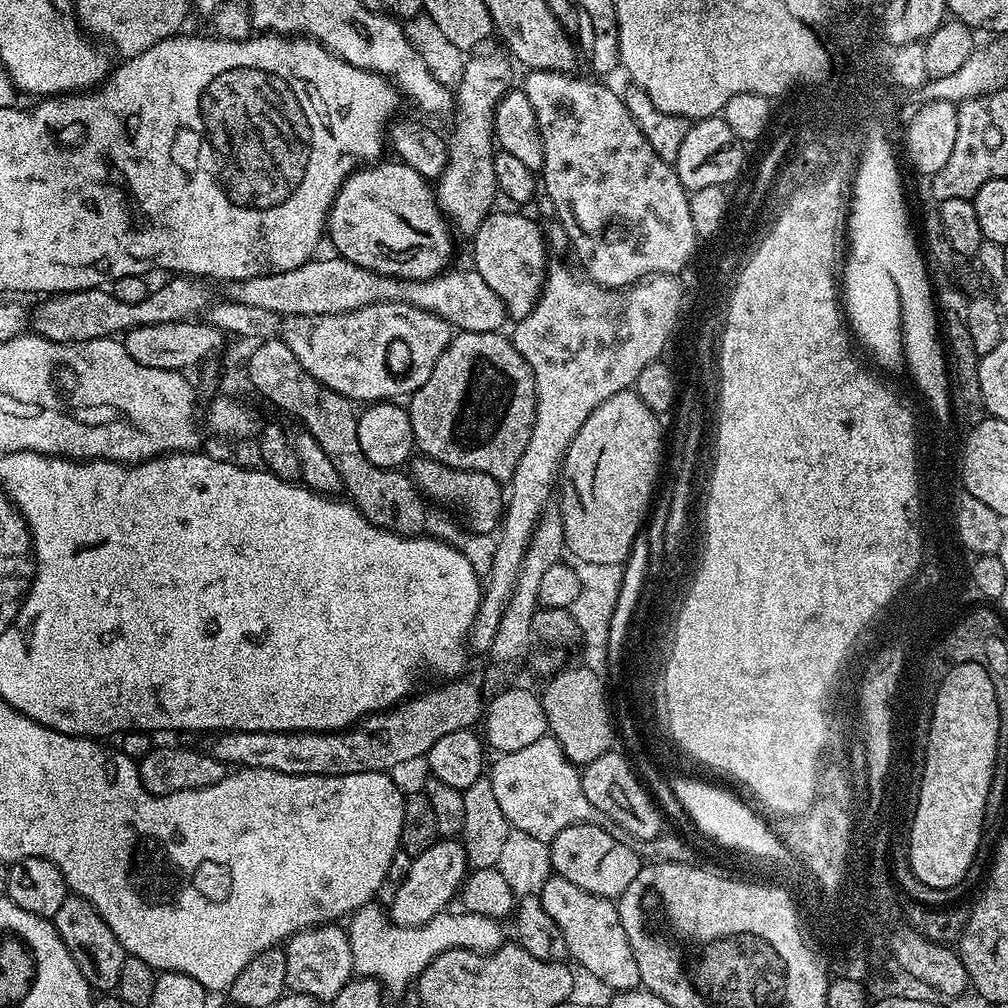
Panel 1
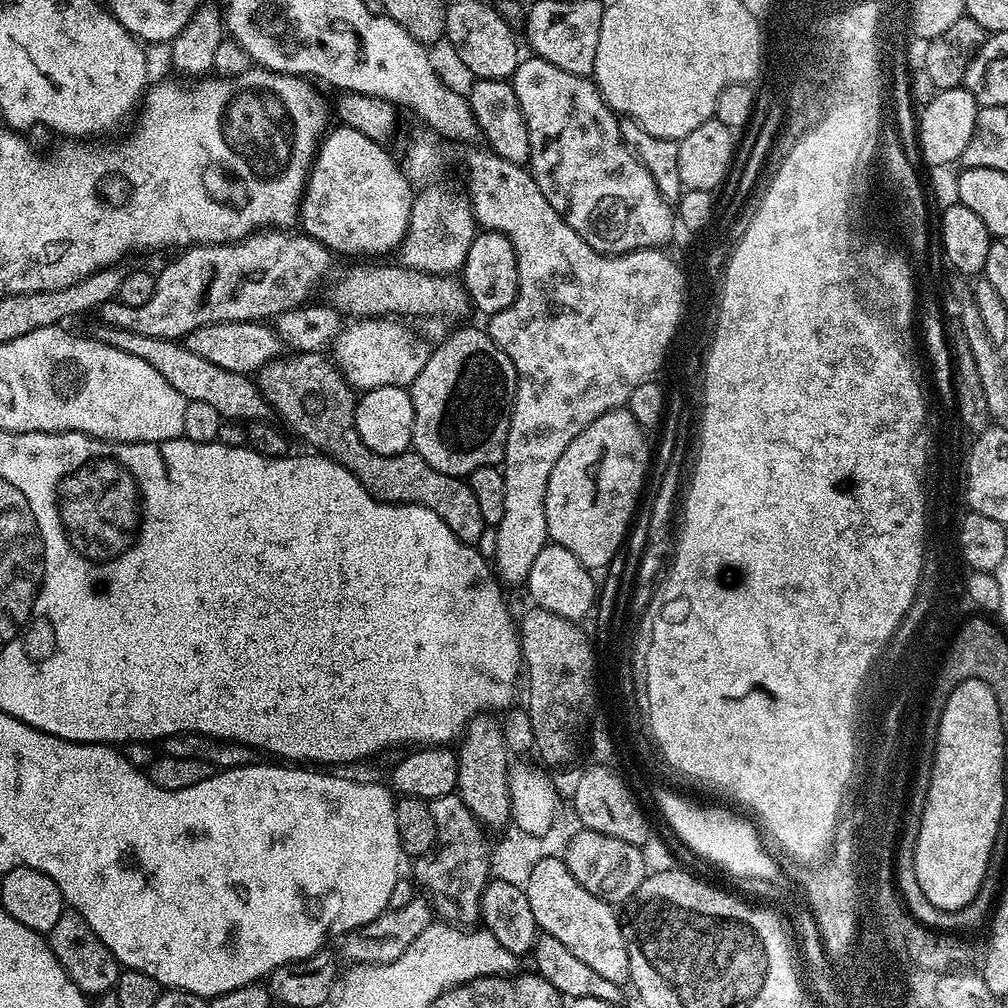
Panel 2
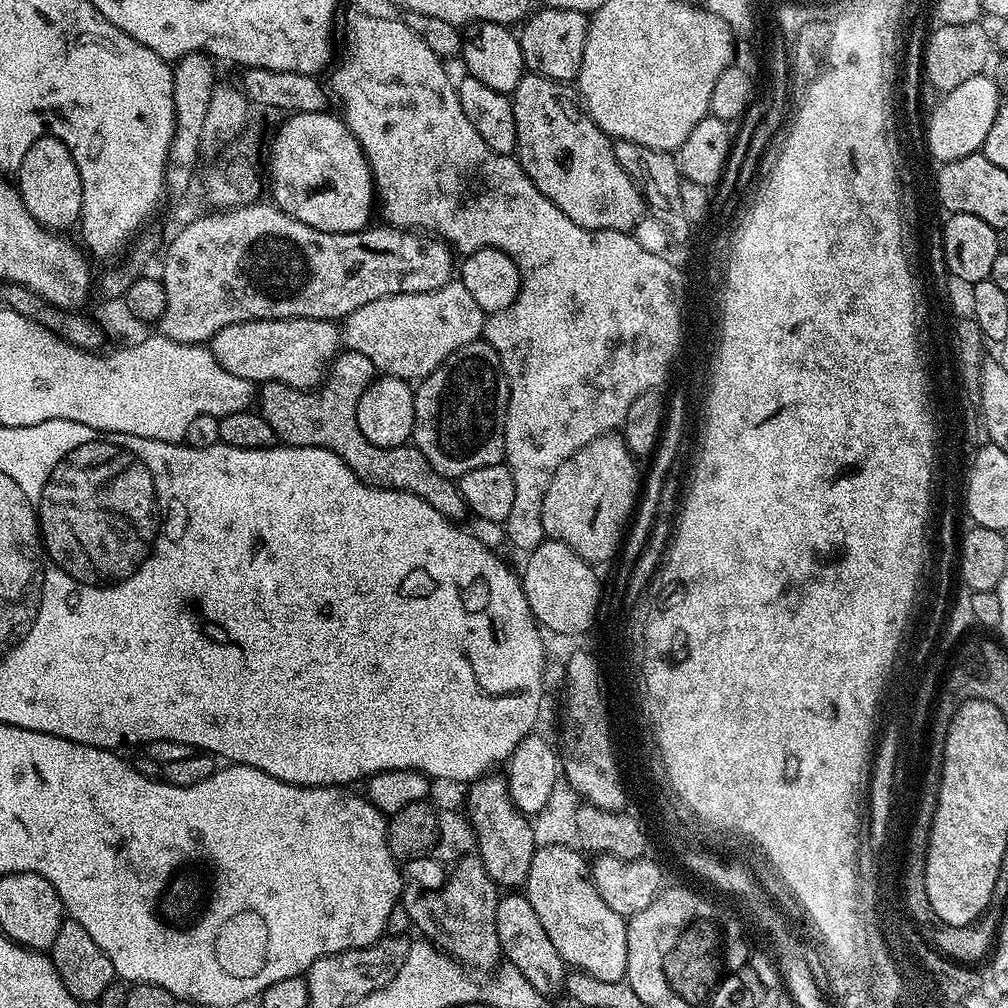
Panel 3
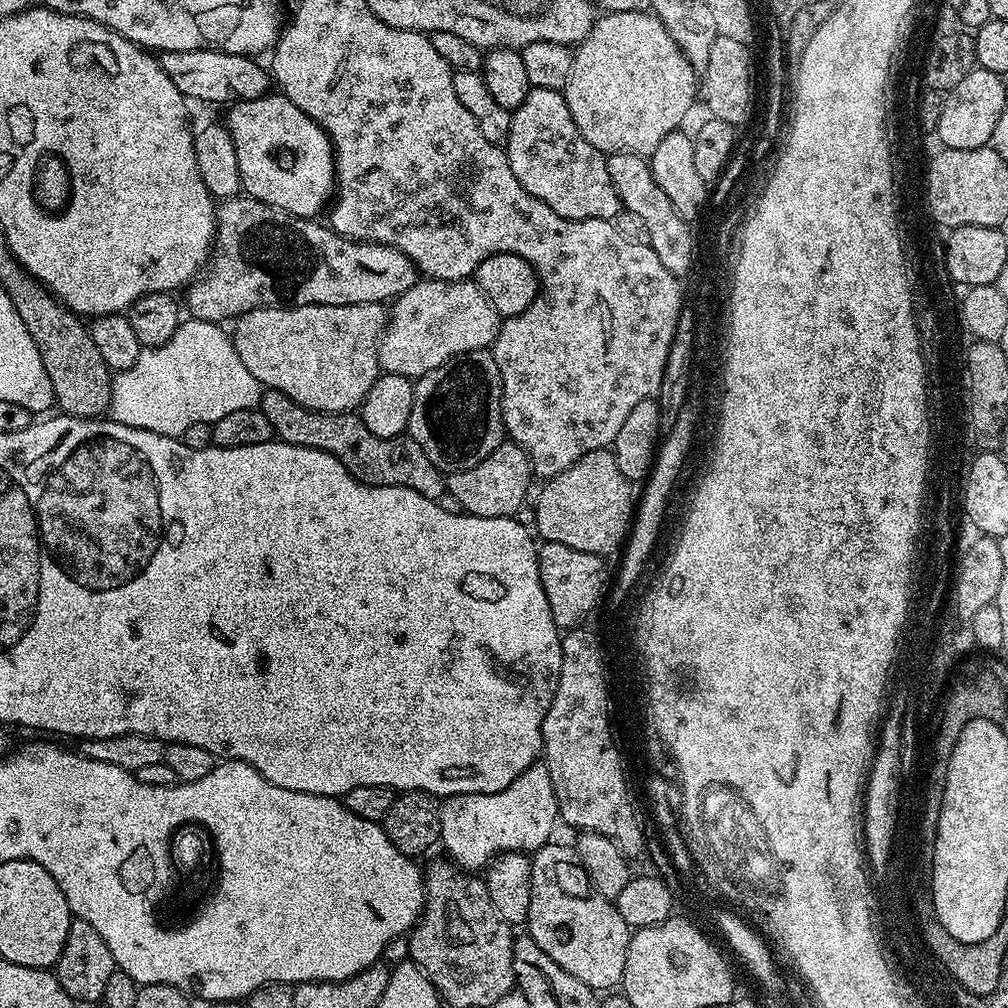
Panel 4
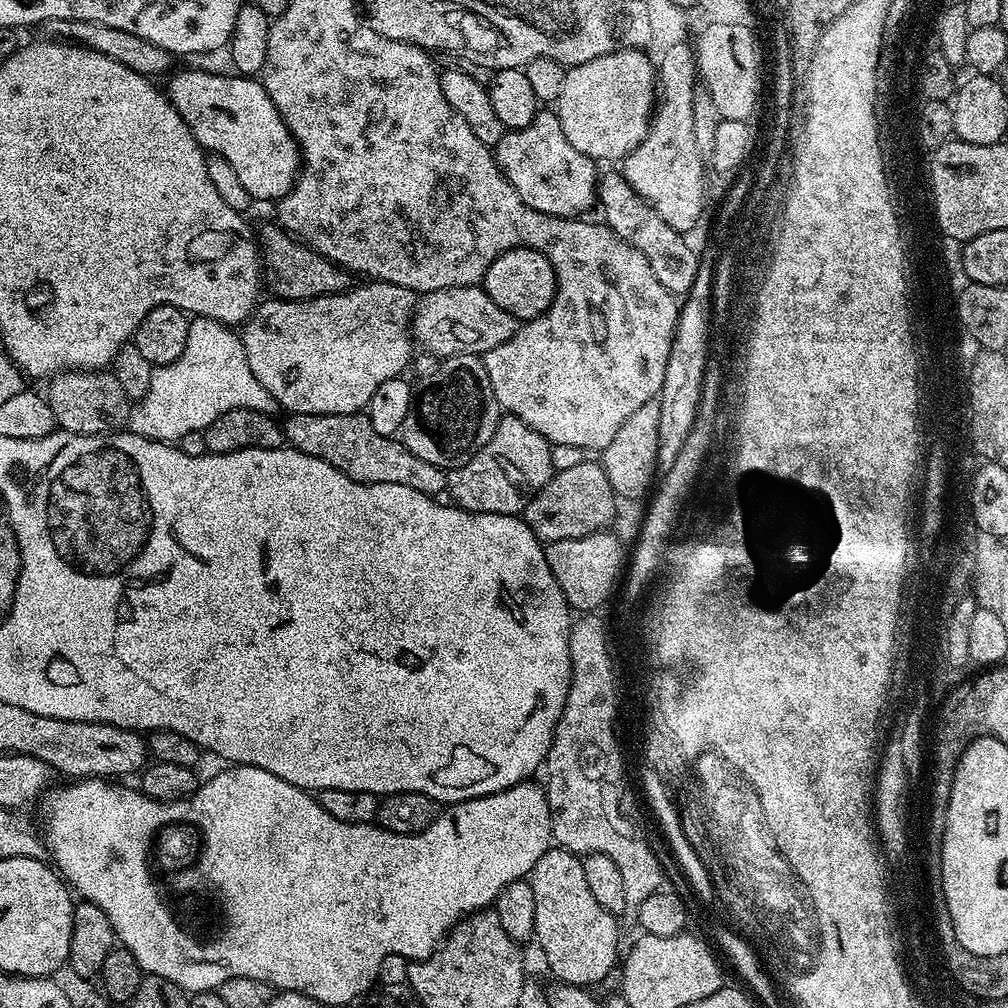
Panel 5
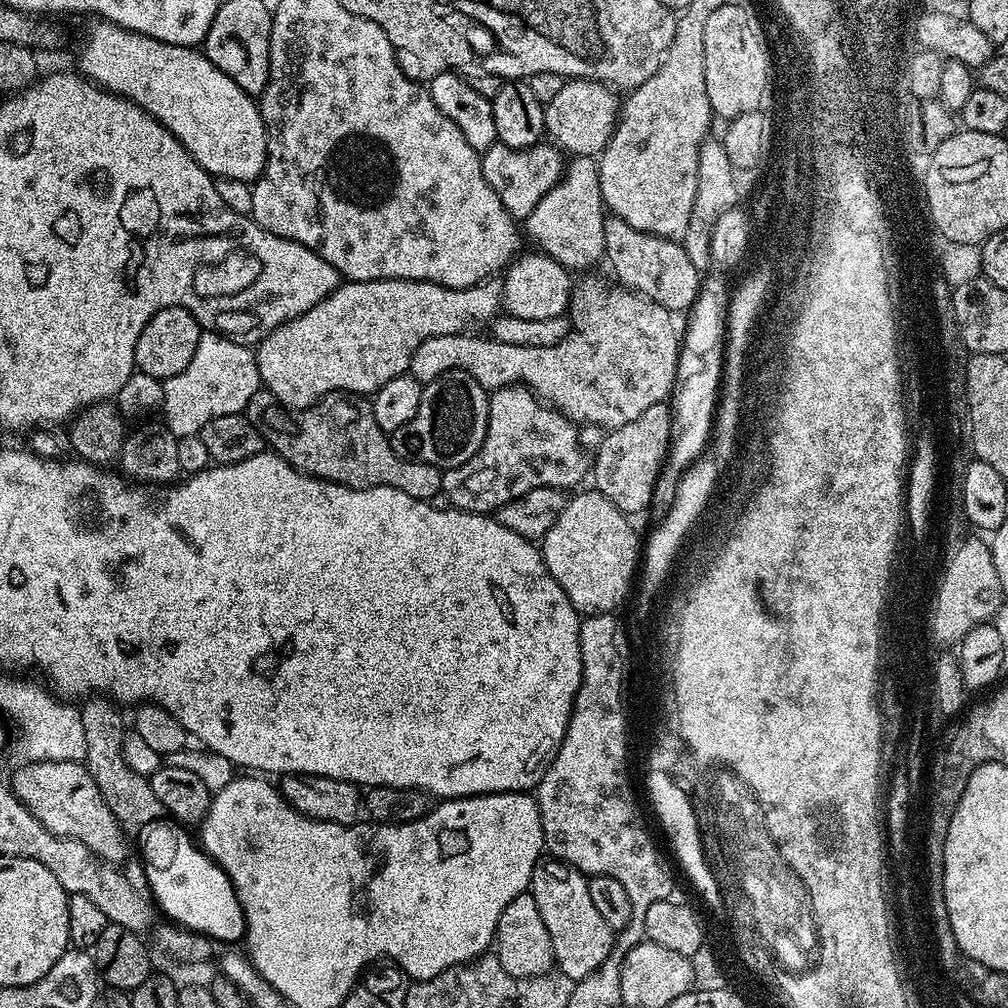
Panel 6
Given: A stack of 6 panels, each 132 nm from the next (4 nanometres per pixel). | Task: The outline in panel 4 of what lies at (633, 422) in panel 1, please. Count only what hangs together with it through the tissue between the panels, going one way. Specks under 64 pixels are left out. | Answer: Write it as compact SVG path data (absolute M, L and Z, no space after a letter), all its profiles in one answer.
M611 451L591 452L551 477L536 500L536 528L539 539L565 544L574 550L601 558L615 557L623 549L633 525L633 485L618 470Z

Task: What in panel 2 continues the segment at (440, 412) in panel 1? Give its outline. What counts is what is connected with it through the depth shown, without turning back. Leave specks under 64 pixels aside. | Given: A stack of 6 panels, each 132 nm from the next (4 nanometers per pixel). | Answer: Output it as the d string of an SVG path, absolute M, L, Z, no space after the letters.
M460 328L445 344L431 349L426 366L410 386L414 406L414 426L411 447L434 470L447 476L471 477L474 470L491 468L504 459L506 434L512 417L512 403L516 397L514 362L497 346L487 331Z

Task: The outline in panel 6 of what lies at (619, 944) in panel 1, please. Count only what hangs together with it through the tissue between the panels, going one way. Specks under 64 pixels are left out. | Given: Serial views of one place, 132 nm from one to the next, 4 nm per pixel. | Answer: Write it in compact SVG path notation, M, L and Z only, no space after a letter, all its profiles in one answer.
M544 858L534 870L530 891L534 903L538 905L538 914L542 914L542 923L546 926L546 934L550 934L552 958L558 972L562 975L568 975L570 979L577 982L602 966L602 962L606 961L607 955L611 952L614 929L606 926L606 918L602 918L602 914L598 914L594 901L590 898L588 877L576 868L571 868L562 860Z

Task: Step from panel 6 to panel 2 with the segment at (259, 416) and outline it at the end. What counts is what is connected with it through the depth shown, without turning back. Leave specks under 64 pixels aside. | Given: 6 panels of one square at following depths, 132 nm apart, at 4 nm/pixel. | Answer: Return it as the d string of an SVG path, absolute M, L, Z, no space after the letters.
M323 351L296 352L290 355L292 356L284 354L272 360L258 373L260 392L264 395L265 401L272 408L273 413L278 414L278 418L280 414L281 421L279 420L279 423L289 433L297 432L312 447L309 449L329 456L331 460L338 462L346 470L350 470L350 474L354 474L354 478L358 478L358 482L362 482L362 486L366 486L366 490L376 500L387 504L426 506L430 510L434 510L434 514L443 516L445 522L453 525L457 533L468 538L472 538L472 535L482 528L478 498L474 498L471 483L467 479L459 476L447 476L434 470L434 466L430 466L430 462L423 460L415 450L399 452L393 456L383 456L370 450L370 446L366 446L366 442L362 442L356 429L357 393L352 385L344 379L335 363Z

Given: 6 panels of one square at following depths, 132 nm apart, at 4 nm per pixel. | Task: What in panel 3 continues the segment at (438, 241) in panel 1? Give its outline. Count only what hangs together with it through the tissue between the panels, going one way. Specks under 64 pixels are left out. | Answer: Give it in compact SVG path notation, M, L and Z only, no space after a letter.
M331 111L297 112L276 132L272 140L272 153L266 156L266 176L272 179L271 203L290 214L306 226L323 232L363 232L369 227L368 220L374 216L374 185L368 160L362 146L354 138L339 115L331 116Z

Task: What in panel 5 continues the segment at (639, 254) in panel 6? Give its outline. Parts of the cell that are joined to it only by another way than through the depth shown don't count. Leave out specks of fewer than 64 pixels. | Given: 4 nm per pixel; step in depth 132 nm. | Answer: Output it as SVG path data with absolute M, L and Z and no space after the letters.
M623 171L608 172L605 176L603 173L599 177L596 199L598 212L600 208L601 214L604 215L601 216L603 223L607 224L610 230L614 230L618 238L634 246L634 250L646 254L646 262L650 262L650 270L654 270L658 282L662 282L662 286L666 286L666 290L670 290L677 298L687 296L690 286L694 286L694 274L698 274L700 257L695 256L689 249L685 233L674 230L674 226L670 226L670 222L666 222L666 218L662 218L658 210L649 206L640 197L638 190L634 190L634 186L626 182Z

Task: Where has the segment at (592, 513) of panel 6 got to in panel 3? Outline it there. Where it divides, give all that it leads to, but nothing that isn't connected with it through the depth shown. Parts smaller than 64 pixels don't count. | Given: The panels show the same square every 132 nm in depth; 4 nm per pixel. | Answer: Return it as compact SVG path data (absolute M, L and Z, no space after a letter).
M545 539L536 548L527 553L528 561L522 571L522 583L526 602L530 606L532 616L541 629L557 632L560 636L580 636L596 620L596 611L600 608L600 580L596 577L597 569L578 555L570 546L561 540Z

